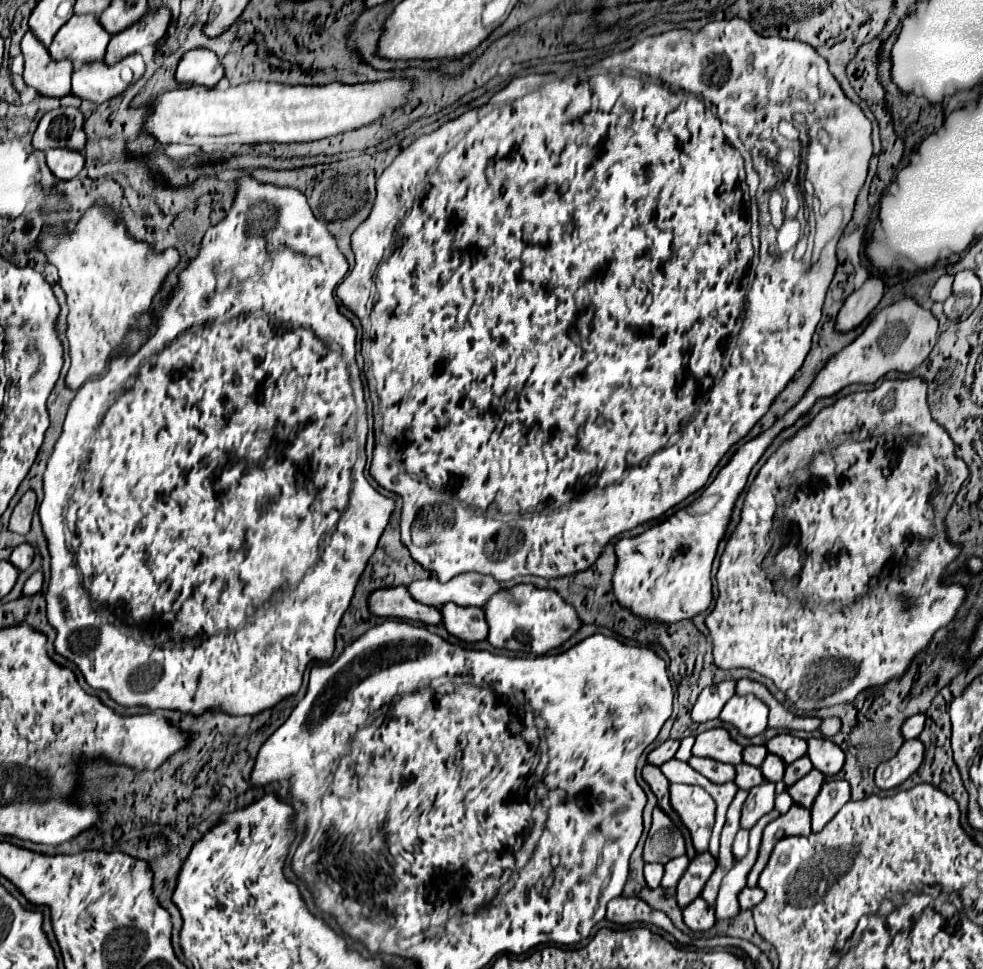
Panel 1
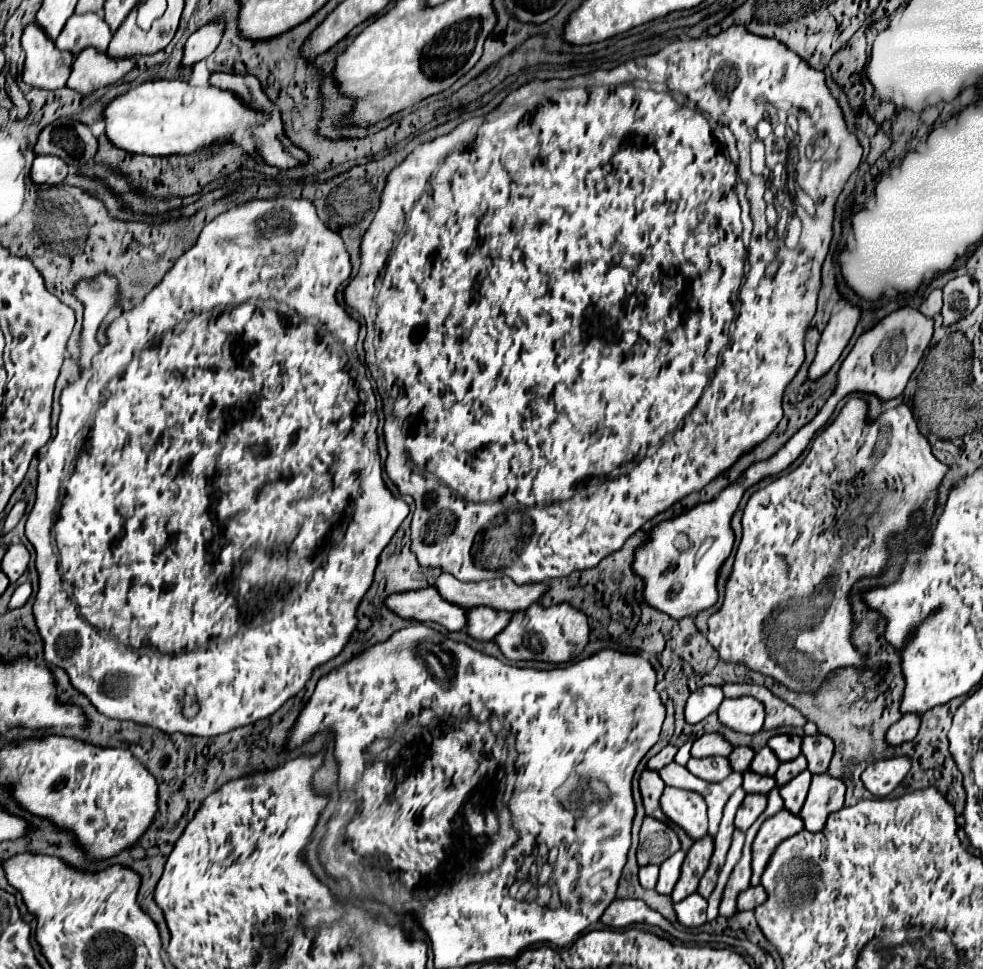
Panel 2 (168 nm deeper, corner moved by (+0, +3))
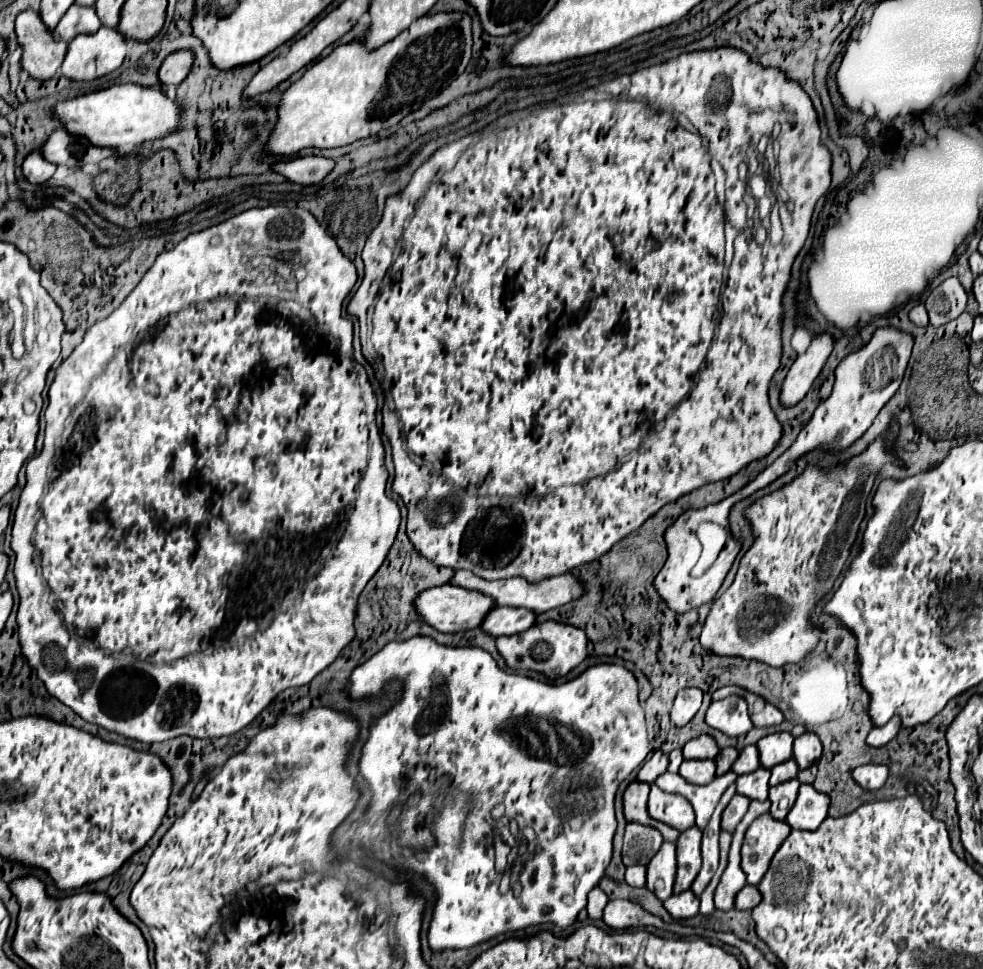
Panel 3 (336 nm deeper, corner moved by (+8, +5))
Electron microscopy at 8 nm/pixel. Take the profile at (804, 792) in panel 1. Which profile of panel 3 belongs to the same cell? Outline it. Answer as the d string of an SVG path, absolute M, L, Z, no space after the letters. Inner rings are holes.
M792 779L792 781L786 781L782 785L776 785L776 787L770 787L770 801L772 801L772 807L770 807L770 815L776 817L778 821L784 821L788 811L792 809L796 797L798 797L798 787L800 787L800 781L798 779Z

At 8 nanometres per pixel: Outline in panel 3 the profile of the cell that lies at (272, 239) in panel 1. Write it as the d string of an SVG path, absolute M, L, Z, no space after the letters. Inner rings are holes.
M282 205L248 209L220 225L192 233L174 249L160 253L124 303L108 319L96 321L84 333L82 343L70 357L56 367L54 381L48 389L50 403L44 413L46 428L42 453L26 465L26 487L22 489L12 525L10 545L16 555L14 579L20 595L18 637L22 655L46 685L48 693L88 723L142 743L168 741L180 735L196 739L232 735L252 723L280 691L310 683L354 639L358 595L380 569L400 525L400 509L396 501L386 495L388 471L384 467L381 436L376 430L376 395L372 386L368 386L366 371L354 361L353 322L342 317L342 301L352 291L356 279L354 263L344 257L336 241L310 211ZM40 511L44 513L44 529L36 529L36 521L42 515ZM340 513L342 531L340 541L334 545L336 537L332 537L332 525L336 529L334 519L338 521Z

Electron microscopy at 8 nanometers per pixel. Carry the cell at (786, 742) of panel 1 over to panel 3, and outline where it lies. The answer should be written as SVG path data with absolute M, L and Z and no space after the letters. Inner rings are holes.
M772 733L766 735L756 743L760 765L764 769L772 769L778 763L784 763L792 757L792 741L794 737L790 733Z

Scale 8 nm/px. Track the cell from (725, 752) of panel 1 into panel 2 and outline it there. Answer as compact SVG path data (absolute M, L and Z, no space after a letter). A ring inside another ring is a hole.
M704 733L692 745L692 757L728 757L732 753L732 745L720 733Z

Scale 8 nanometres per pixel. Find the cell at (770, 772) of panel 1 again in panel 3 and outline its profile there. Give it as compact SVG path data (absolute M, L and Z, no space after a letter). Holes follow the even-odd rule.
M748 745L740 751L736 763L732 765L732 771L736 775L744 775L744 773L752 773L760 767L760 761L758 761L758 749L756 745Z

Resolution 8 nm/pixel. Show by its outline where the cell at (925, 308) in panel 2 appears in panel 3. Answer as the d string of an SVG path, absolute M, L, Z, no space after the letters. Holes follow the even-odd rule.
M922 303L916 305L916 307L910 311L910 321L912 321L914 325L918 325L918 327L926 327L926 325L928 325L928 315L926 315L926 309L924 309Z

